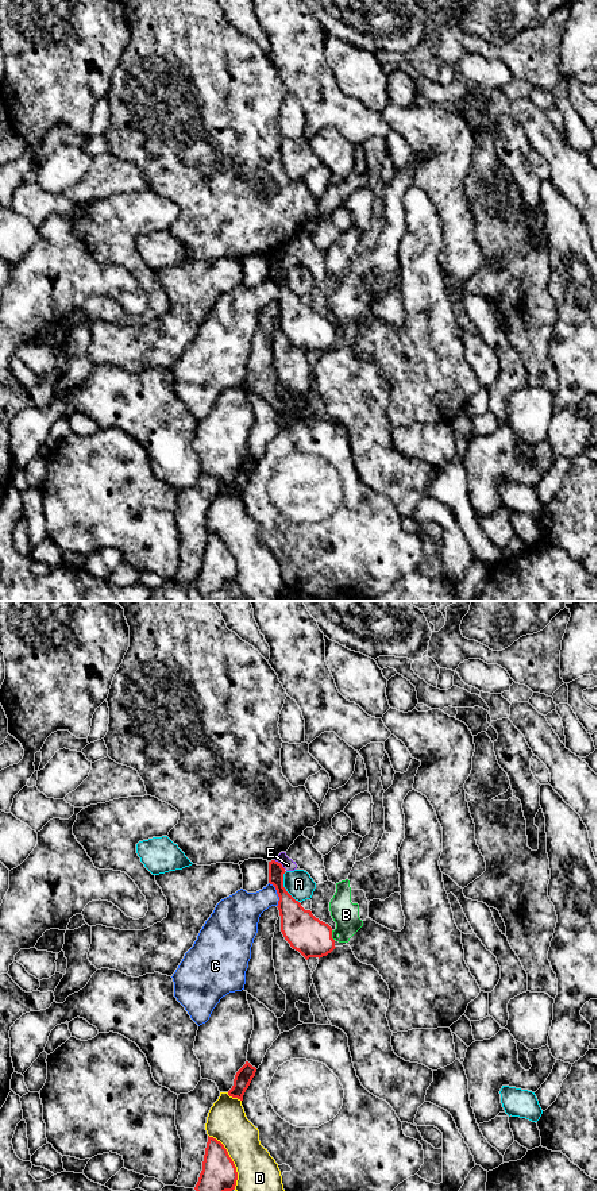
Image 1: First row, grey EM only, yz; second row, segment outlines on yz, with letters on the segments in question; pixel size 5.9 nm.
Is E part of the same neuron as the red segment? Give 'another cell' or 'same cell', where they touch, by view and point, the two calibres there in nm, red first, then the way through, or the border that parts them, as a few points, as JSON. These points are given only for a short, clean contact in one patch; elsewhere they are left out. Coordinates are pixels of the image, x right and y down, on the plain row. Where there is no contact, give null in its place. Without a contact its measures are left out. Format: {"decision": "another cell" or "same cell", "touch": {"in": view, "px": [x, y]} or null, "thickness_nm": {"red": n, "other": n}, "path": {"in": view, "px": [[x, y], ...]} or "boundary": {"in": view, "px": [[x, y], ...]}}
{"decision": "another cell", "touch": {"in": "yz", "px": [280, 258]}, "thickness_nm": {"red": 110, "other": 70}, "boundary": {"in": "yz", "px": [[274, 254], [285, 263]]}}

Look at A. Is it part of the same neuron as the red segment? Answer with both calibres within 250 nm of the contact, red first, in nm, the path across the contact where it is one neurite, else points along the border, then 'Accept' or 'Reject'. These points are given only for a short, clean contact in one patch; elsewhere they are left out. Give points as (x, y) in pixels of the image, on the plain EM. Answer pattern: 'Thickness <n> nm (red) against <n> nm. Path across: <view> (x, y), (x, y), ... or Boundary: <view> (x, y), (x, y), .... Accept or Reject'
Thickness 220 nm (red) against 160 nm. Boundary: yz (285, 266), (284, 282), (298, 297). Reject

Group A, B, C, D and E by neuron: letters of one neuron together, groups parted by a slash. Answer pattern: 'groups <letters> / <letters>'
groups A / B E / C / D

